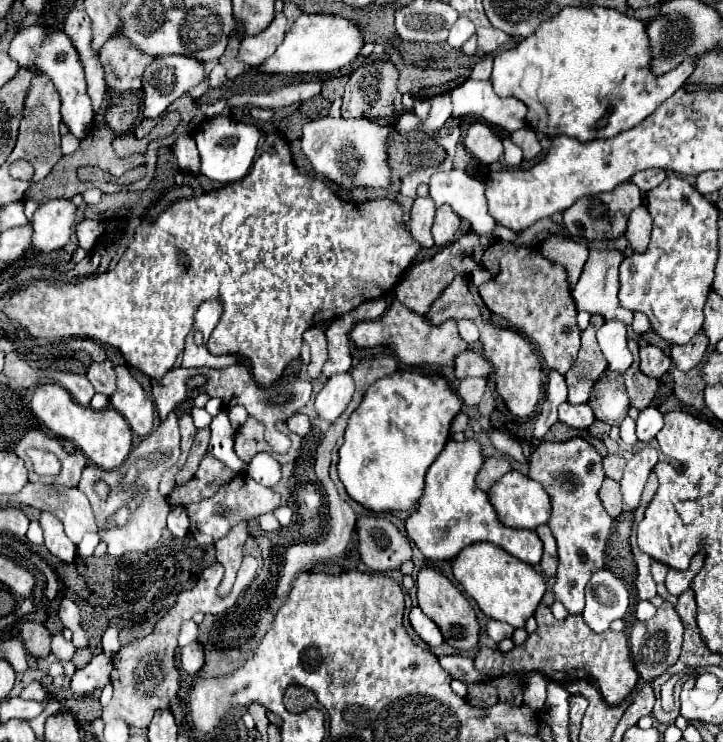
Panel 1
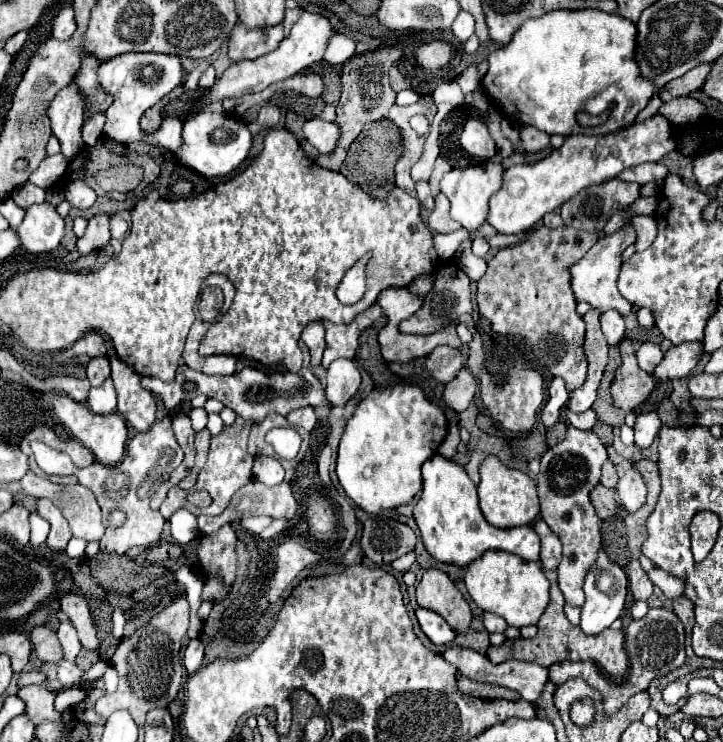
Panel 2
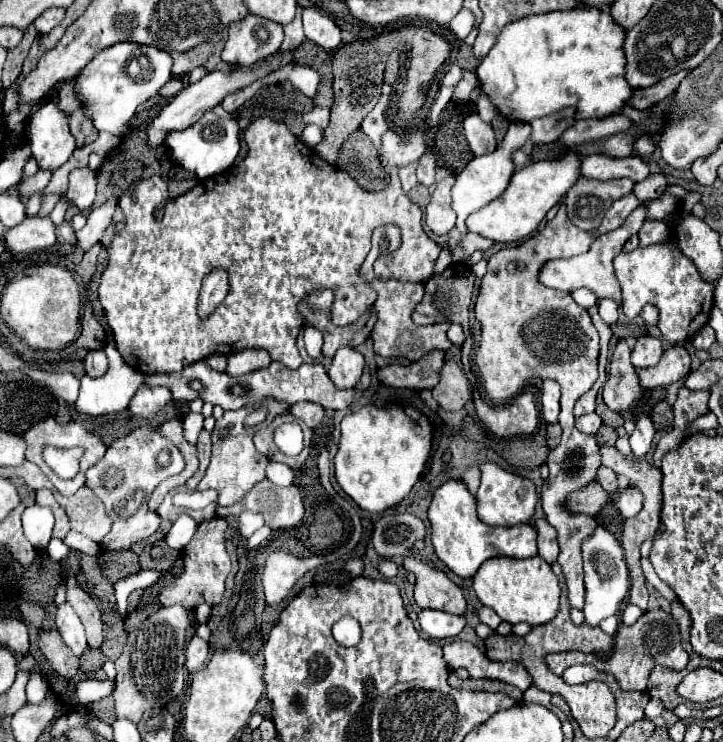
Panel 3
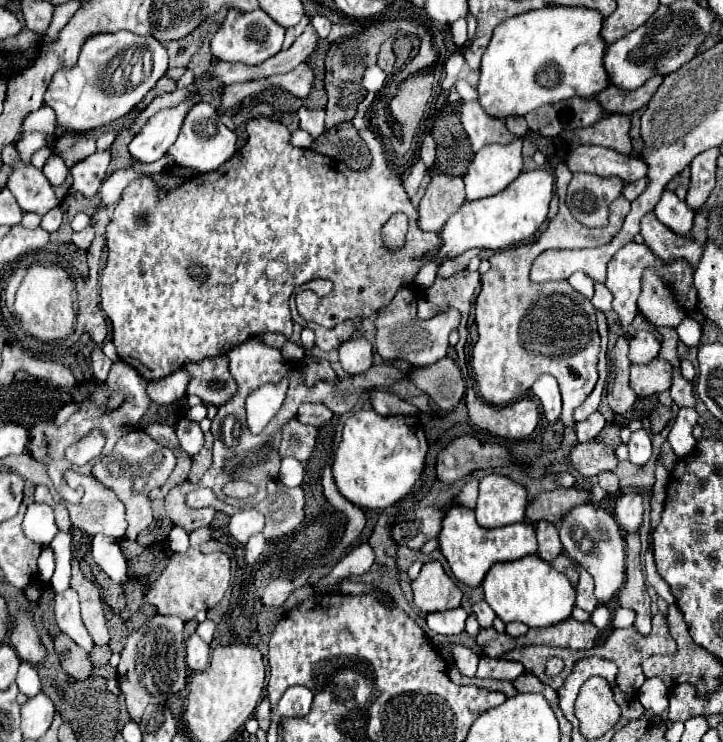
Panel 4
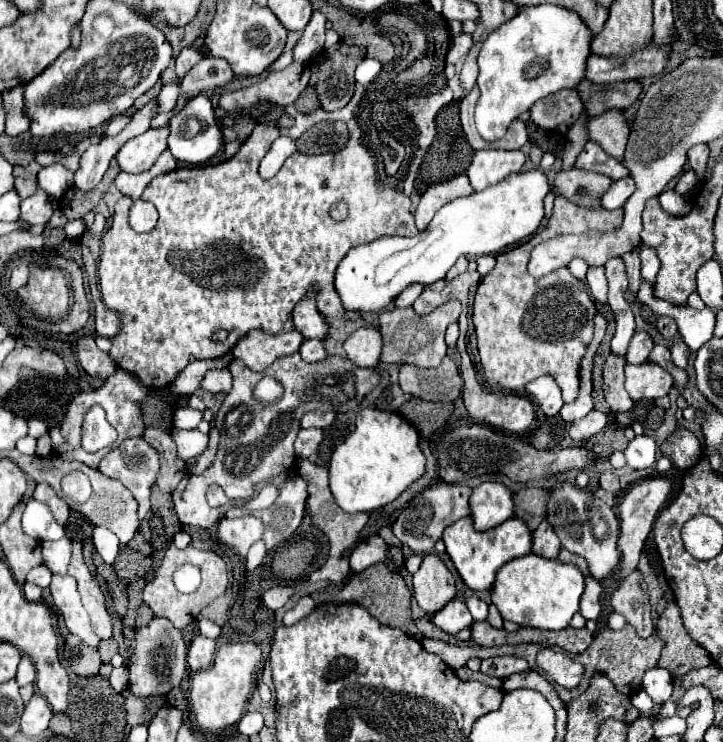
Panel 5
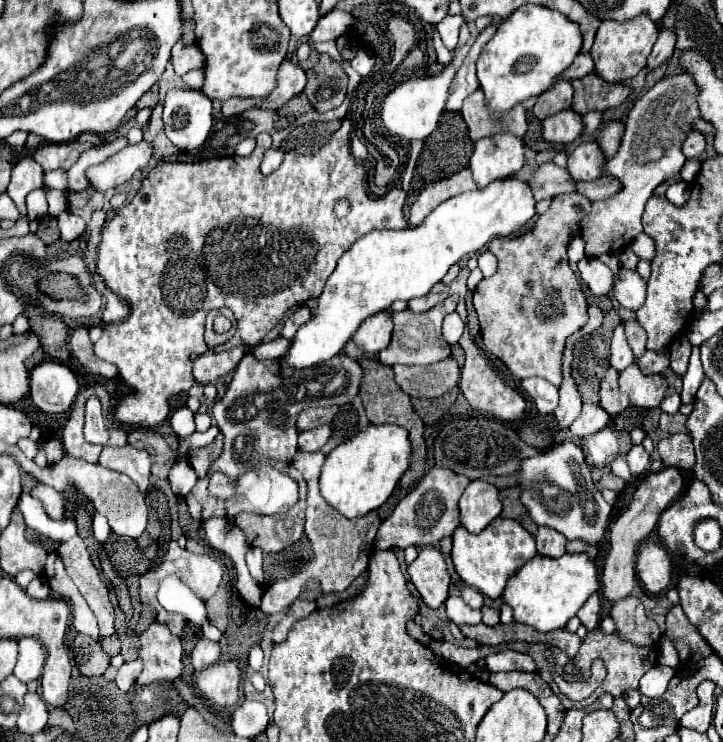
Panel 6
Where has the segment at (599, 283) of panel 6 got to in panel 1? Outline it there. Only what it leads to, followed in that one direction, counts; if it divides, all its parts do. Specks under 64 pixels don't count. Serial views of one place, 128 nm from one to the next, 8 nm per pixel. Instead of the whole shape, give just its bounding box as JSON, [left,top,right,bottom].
[598,320,632,374]

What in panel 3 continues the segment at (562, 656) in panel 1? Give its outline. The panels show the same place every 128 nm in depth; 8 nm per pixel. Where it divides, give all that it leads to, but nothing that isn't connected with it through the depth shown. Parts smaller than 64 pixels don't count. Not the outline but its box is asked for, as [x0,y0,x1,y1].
[484,586,612,690]

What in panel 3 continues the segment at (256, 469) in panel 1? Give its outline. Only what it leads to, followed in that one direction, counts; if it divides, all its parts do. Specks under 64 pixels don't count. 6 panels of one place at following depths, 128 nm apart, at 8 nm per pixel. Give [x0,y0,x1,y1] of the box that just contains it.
[266,462,294,486]

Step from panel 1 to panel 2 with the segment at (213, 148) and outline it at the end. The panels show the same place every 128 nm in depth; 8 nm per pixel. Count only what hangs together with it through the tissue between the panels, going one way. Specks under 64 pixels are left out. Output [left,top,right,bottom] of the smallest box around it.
[176,112,252,178]

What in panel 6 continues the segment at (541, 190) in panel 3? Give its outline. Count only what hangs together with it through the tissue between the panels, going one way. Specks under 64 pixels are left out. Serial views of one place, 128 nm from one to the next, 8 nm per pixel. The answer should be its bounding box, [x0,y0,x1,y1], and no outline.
[280,178,534,380]

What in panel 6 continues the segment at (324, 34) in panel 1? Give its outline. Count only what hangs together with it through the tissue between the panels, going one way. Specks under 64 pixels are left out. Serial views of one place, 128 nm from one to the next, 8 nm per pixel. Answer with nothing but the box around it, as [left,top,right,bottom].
[86,140,152,192]

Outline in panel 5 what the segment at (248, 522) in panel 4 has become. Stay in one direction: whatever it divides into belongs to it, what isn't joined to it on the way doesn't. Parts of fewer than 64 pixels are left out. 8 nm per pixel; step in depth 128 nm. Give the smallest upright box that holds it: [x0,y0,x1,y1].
[216,516,264,558]

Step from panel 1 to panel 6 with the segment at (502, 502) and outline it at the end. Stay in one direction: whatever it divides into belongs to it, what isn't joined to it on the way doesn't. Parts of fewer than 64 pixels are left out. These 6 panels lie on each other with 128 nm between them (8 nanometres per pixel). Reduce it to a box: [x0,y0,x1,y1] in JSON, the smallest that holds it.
[460,480,502,532]

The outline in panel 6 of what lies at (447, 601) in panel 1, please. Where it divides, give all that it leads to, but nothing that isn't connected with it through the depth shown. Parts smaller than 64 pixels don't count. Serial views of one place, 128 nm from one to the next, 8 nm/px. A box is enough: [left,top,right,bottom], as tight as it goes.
[408,546,450,610]

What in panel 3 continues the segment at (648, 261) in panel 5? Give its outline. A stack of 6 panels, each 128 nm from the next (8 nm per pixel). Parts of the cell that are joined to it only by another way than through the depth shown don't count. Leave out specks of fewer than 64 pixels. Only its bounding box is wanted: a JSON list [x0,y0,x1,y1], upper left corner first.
[640,304,658,326]

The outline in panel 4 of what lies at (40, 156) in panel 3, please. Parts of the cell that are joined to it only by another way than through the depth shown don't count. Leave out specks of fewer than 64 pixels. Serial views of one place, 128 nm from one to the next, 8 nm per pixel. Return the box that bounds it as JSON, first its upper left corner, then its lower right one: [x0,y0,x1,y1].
[22,106,68,188]

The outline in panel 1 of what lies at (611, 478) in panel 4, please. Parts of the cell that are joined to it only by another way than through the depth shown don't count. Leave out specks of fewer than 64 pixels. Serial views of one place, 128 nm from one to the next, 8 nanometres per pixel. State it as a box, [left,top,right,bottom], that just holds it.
[604,454,626,482]

